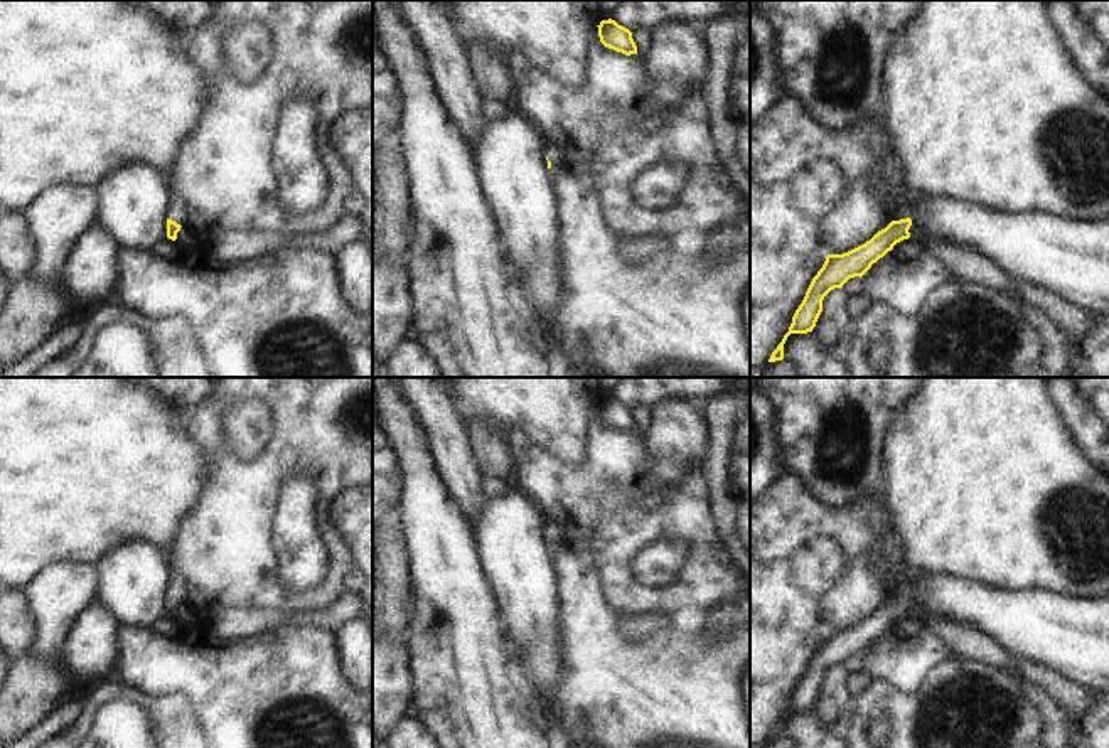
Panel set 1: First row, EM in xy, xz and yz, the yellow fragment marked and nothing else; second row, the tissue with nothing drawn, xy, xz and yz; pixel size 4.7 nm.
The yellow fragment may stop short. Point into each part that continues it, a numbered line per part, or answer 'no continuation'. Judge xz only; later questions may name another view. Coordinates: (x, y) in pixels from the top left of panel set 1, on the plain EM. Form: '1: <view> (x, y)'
1: xz (671, 689)

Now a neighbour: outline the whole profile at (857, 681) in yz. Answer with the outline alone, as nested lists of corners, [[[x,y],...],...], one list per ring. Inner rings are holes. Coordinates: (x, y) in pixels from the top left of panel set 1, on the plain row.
[[[865,669],[849,672],[848,686],[851,694],[858,696],[871,681],[873,681],[871,674]]]

